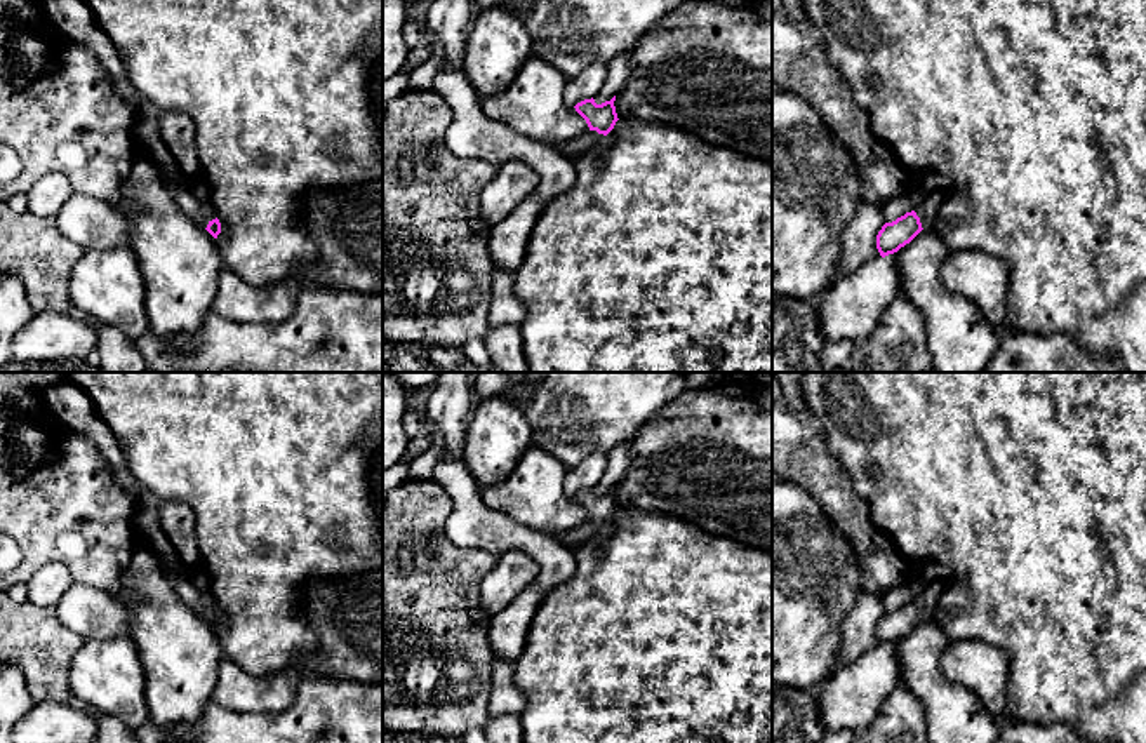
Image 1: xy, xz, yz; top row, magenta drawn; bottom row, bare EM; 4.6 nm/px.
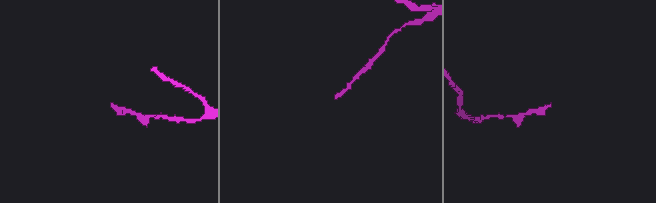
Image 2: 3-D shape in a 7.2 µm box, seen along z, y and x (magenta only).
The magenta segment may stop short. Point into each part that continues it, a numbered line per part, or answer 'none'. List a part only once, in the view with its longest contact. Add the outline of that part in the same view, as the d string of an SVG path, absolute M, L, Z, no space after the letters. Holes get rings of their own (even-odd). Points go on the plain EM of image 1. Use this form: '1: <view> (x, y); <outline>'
1: yz (927, 601); M941 579L929 581L925 585L925 588L922 590L922 593L915 599L923 619L927 619L927 621L932 619L932 616L937 609L937 604L941 600L941 595L943 595L943 588L944 588L944 585Z

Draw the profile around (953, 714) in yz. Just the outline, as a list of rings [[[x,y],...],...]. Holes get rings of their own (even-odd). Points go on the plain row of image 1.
[[[922,619],[894,642],[904,687],[923,705],[930,743],[995,743],[1000,724],[969,689],[946,679],[941,658],[949,639],[936,621]]]

